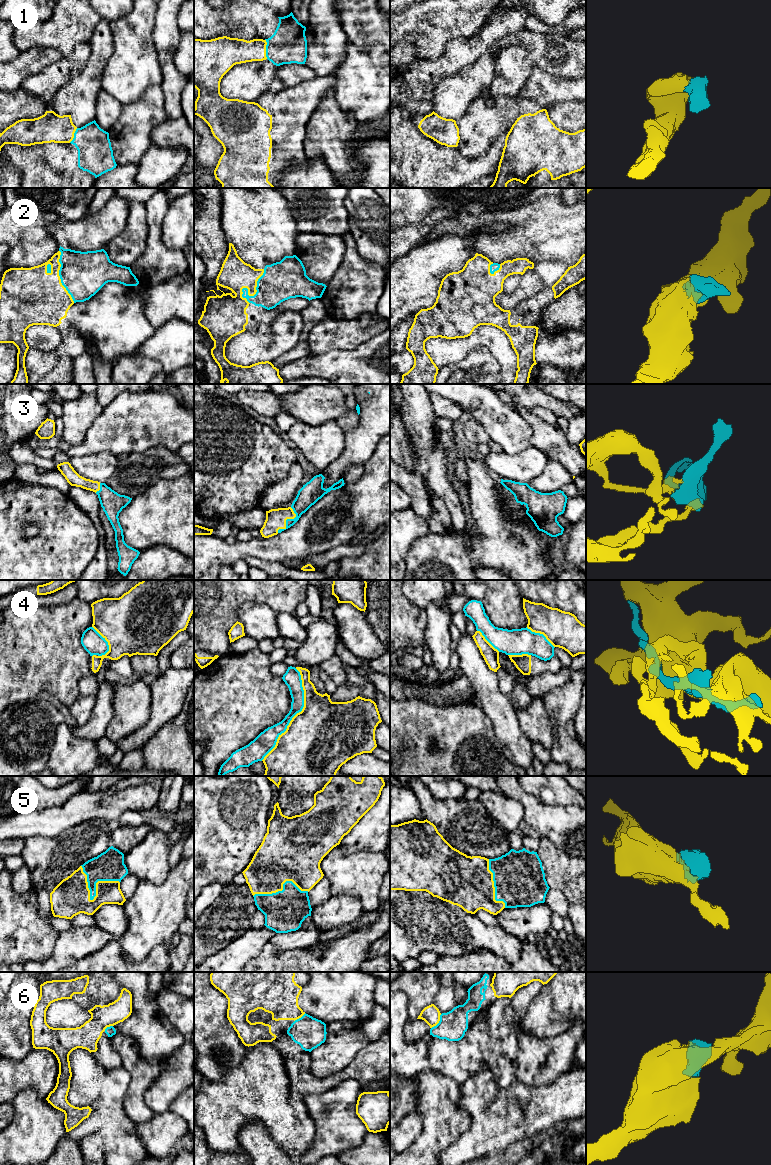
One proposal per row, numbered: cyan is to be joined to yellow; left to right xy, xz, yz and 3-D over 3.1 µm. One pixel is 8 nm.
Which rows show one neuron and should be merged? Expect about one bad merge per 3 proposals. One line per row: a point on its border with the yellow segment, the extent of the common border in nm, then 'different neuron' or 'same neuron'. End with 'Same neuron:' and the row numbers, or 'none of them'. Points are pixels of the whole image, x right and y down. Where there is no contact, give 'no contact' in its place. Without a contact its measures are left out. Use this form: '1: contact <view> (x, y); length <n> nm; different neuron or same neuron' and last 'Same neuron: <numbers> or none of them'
1: contact xz (265, 49); length 160 nm; same neuron
2: contact xz (251, 295); length 300 nm; same neuron
3: contact xz (287, 518); length 240 nm; same neuron
4: contact xz (296, 714); length 800 nm; same neuron
5: contact xy (94, 897); length 340 nm; same neuron
6: contact yz (438, 1022); length 150 nm; same neuron
Same neuron: 1, 2, 3, 4, 5, 6

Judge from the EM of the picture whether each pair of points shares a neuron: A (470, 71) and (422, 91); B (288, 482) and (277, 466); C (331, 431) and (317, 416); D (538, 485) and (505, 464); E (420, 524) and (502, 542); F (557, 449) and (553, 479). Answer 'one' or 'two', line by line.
A: two
B: two
C: two
D: two
E: two
F: two

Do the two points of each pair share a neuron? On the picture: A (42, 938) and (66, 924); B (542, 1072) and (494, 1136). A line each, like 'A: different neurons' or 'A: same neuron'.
A: different neurons
B: different neurons

